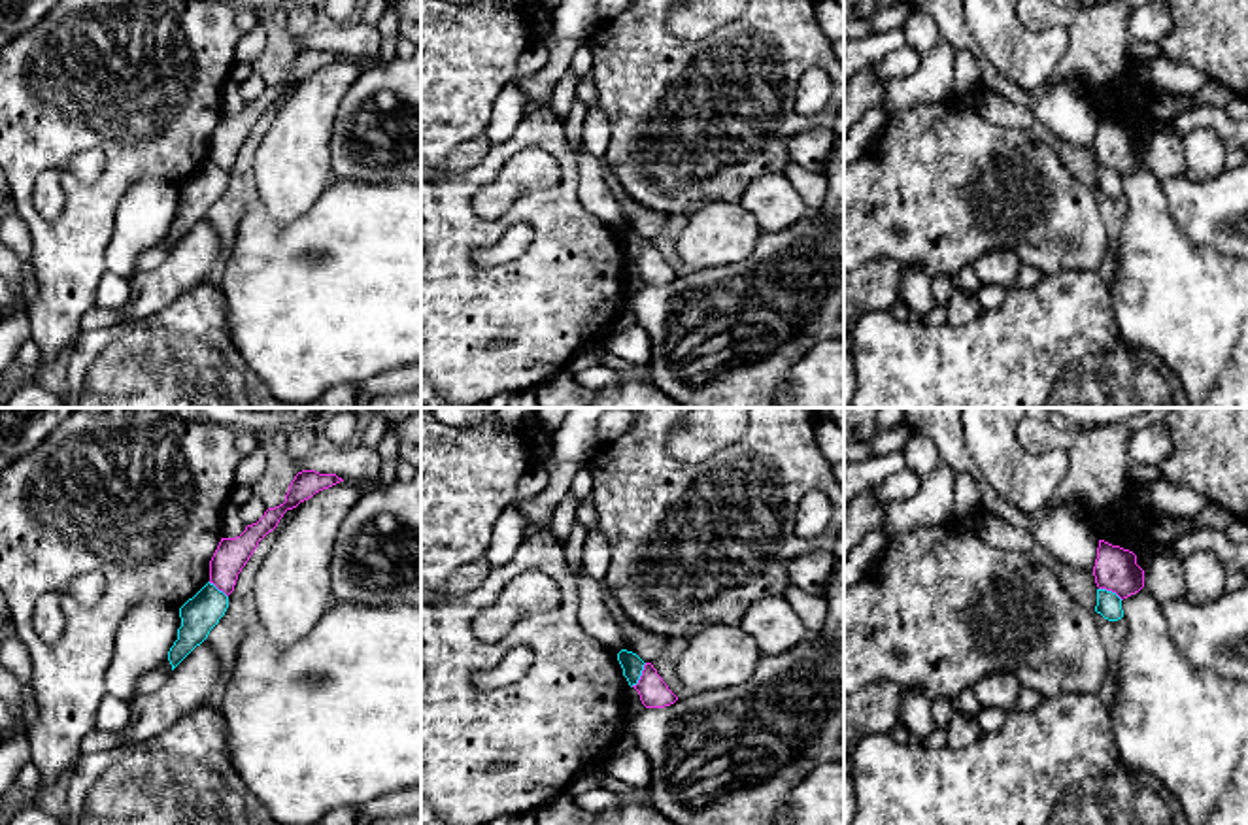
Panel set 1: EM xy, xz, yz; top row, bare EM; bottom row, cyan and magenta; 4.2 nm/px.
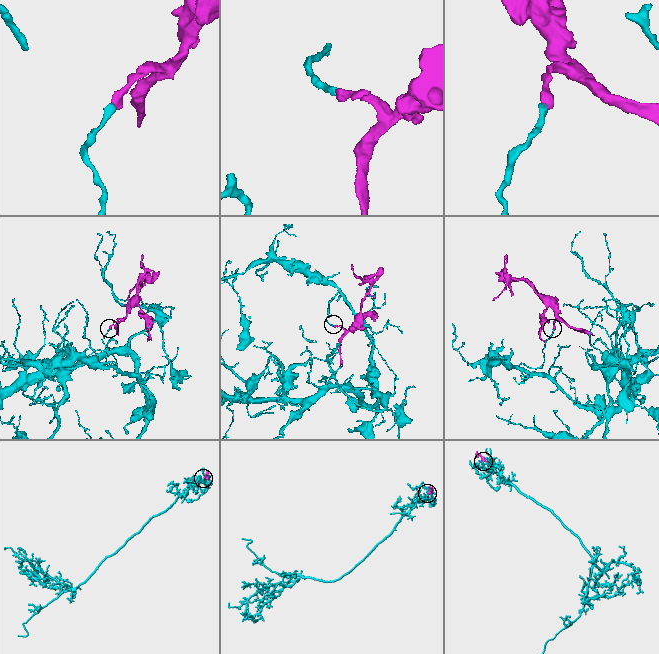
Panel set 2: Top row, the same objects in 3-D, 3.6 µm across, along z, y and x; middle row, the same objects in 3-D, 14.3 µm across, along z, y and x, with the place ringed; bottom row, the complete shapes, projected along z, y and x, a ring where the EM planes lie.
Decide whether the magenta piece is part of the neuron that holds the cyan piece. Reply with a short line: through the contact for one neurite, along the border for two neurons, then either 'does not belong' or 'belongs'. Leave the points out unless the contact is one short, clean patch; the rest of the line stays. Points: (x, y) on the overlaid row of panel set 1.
line xz (646, 663), (640, 678), (631, 686); does not belong

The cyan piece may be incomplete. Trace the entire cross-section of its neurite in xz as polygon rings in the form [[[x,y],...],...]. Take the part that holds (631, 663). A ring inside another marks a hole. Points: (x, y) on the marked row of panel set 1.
[[[621,649],[617,653],[617,661],[623,668],[623,676],[627,678],[629,685],[636,685],[646,663],[636,653],[627,649]]]

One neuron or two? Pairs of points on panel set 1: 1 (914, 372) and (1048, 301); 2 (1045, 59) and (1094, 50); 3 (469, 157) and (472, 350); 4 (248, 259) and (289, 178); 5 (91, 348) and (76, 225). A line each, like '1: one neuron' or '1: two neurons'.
1: one neuron
2: two neurons
3: two neurons
4: two neurons
5: two neurons

